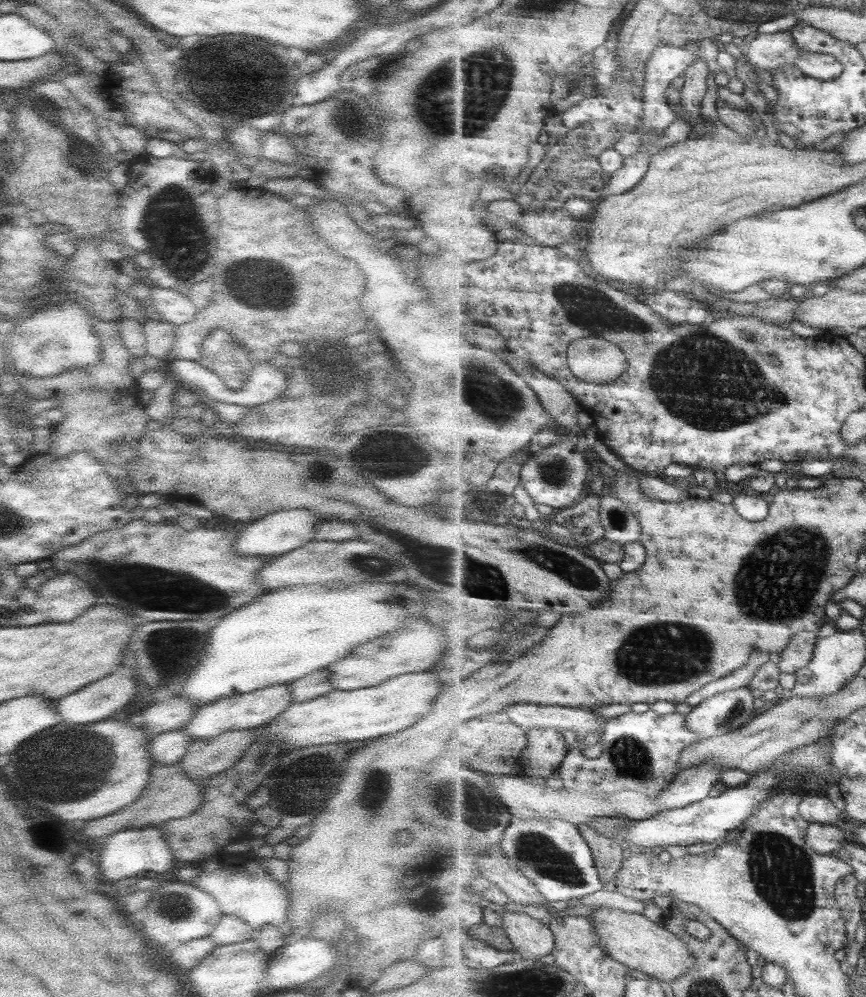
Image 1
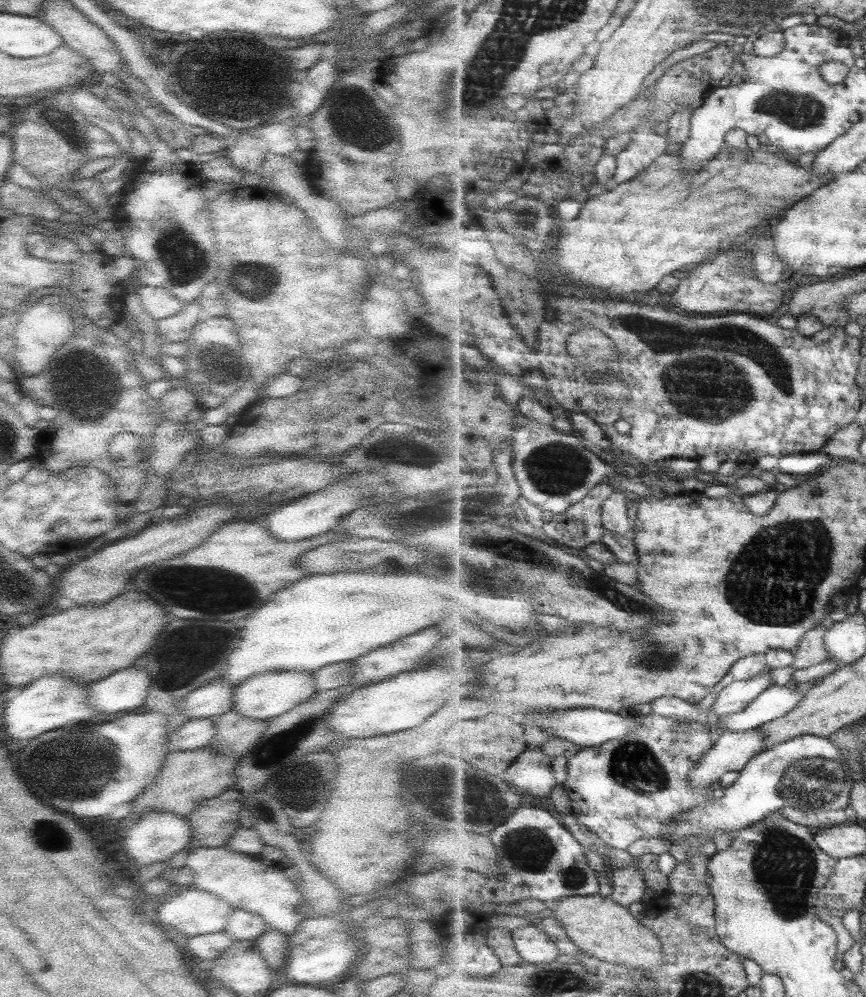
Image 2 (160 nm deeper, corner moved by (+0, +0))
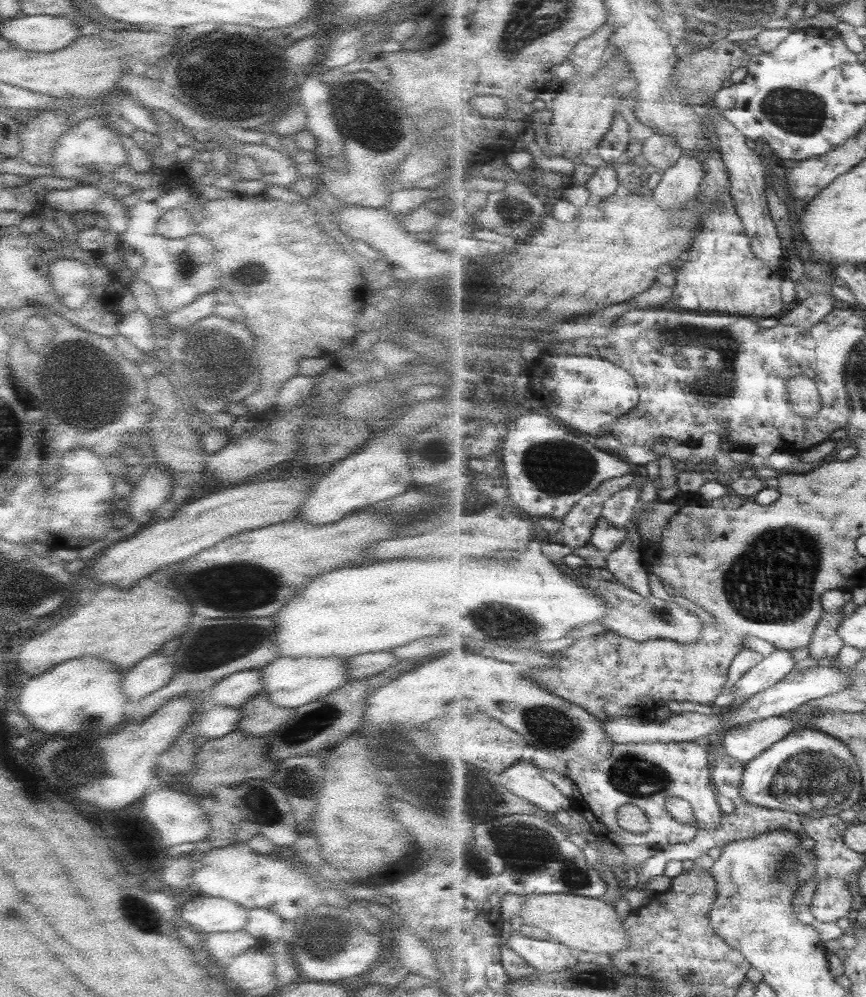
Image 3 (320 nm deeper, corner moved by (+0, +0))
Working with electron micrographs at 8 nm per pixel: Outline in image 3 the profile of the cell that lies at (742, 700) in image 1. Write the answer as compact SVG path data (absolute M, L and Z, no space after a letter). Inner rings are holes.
M775 649L773 654L764 658L737 681L734 686L736 700L741 697L749 699L749 696L763 692L763 689L782 681L794 670L795 662L794 651Z

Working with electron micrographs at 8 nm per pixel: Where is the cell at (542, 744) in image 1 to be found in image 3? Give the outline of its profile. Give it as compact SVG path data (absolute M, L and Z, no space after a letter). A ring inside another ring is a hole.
M521 762L501 774L501 784L545 812L555 814L561 810L569 810L572 800L563 796L549 780L541 776L541 773L535 764Z

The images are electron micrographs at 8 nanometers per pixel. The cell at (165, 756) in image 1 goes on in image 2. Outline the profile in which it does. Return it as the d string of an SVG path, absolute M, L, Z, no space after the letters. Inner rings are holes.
M214 718L189 719L179 730L168 733L167 746L176 750L195 750L208 746L216 733Z

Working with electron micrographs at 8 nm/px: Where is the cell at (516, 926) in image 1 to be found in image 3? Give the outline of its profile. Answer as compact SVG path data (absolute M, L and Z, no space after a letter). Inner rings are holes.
M520 930L511 933L508 945L541 973L561 972L578 964L568 946L555 941L535 940Z

